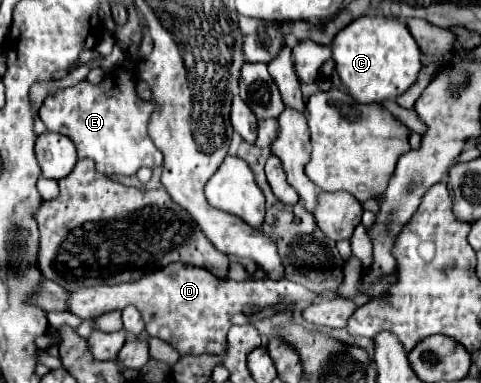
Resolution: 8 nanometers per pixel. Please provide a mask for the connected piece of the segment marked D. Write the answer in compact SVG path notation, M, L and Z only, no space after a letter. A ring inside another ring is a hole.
M171 263L135 283L97 285L73 291L69 297L69 311L81 319L93 319L103 313L133 305L139 309L147 325L147 333L151 337L163 339L181 355L223 355L223 351L227 351L227 331L231 327L231 315L243 313L243 307L263 309L277 303L313 303L315 299L317 293L289 279L231 281L219 279L203 267Z

